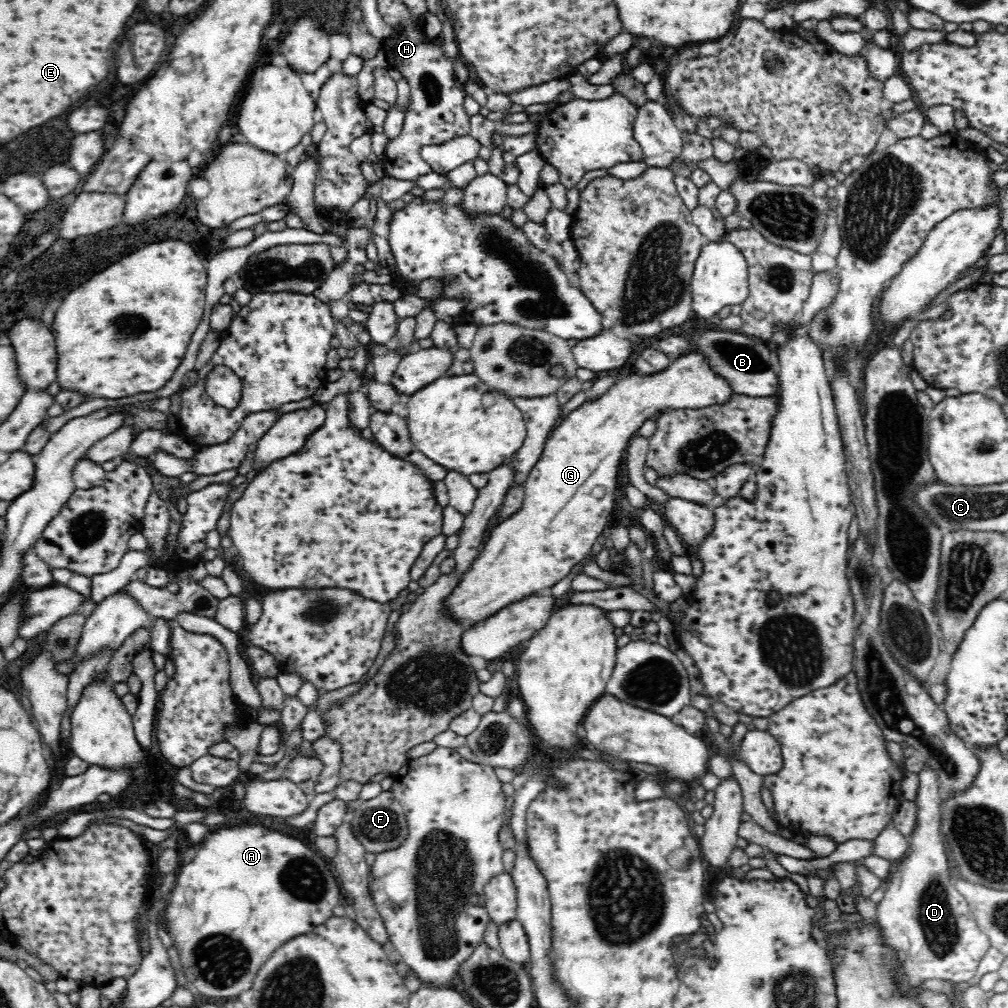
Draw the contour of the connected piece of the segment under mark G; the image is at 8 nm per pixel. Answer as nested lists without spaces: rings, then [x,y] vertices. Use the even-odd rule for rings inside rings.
[[[696,350],[671,361],[666,370],[657,374],[641,375],[630,370],[602,396],[588,399],[576,410],[562,416],[545,442],[540,460],[524,480],[525,495],[521,507],[488,532],[480,554],[472,561],[468,572],[462,575],[458,586],[442,602],[444,615],[460,623],[463,628],[472,628],[489,620],[510,604],[536,593],[550,591],[568,576],[575,564],[588,557],[596,541],[605,540],[606,529],[613,518],[618,468],[630,440],[638,435],[644,422],[656,420],[667,411],[722,406],[730,402],[735,393],[732,384],[712,369],[708,357]]]

